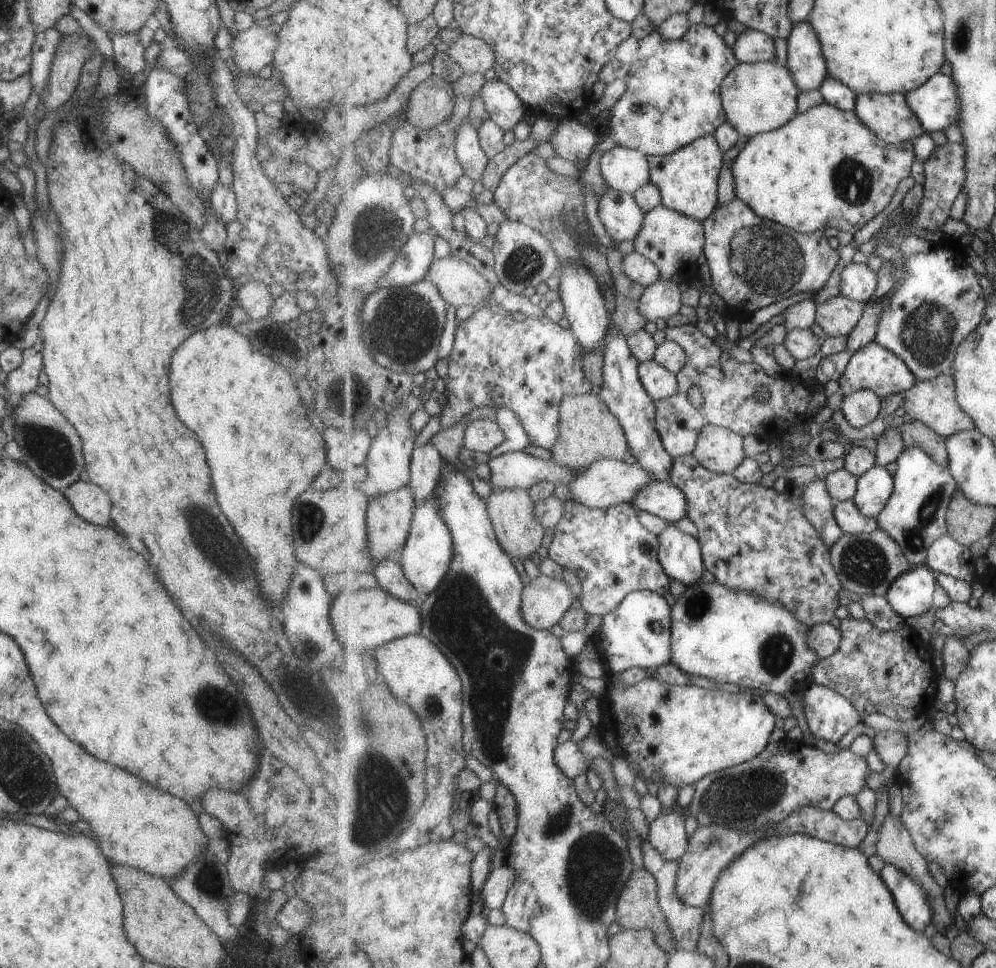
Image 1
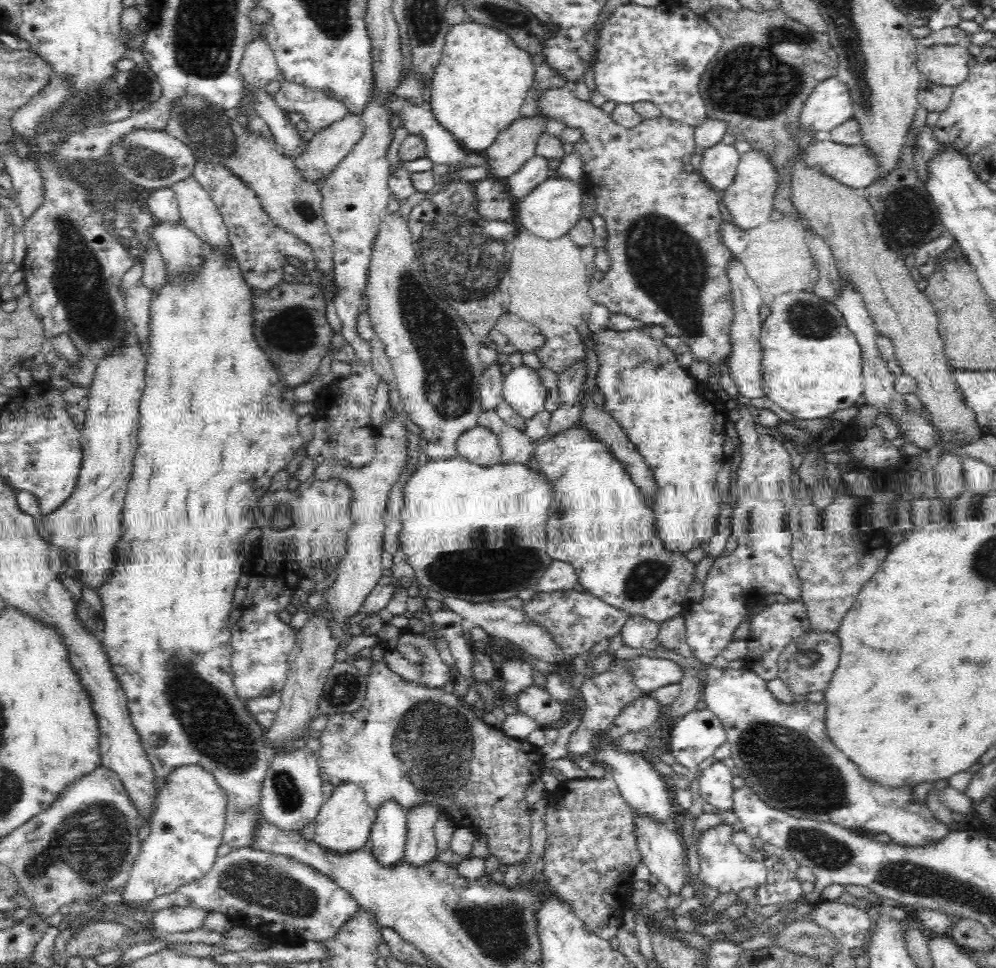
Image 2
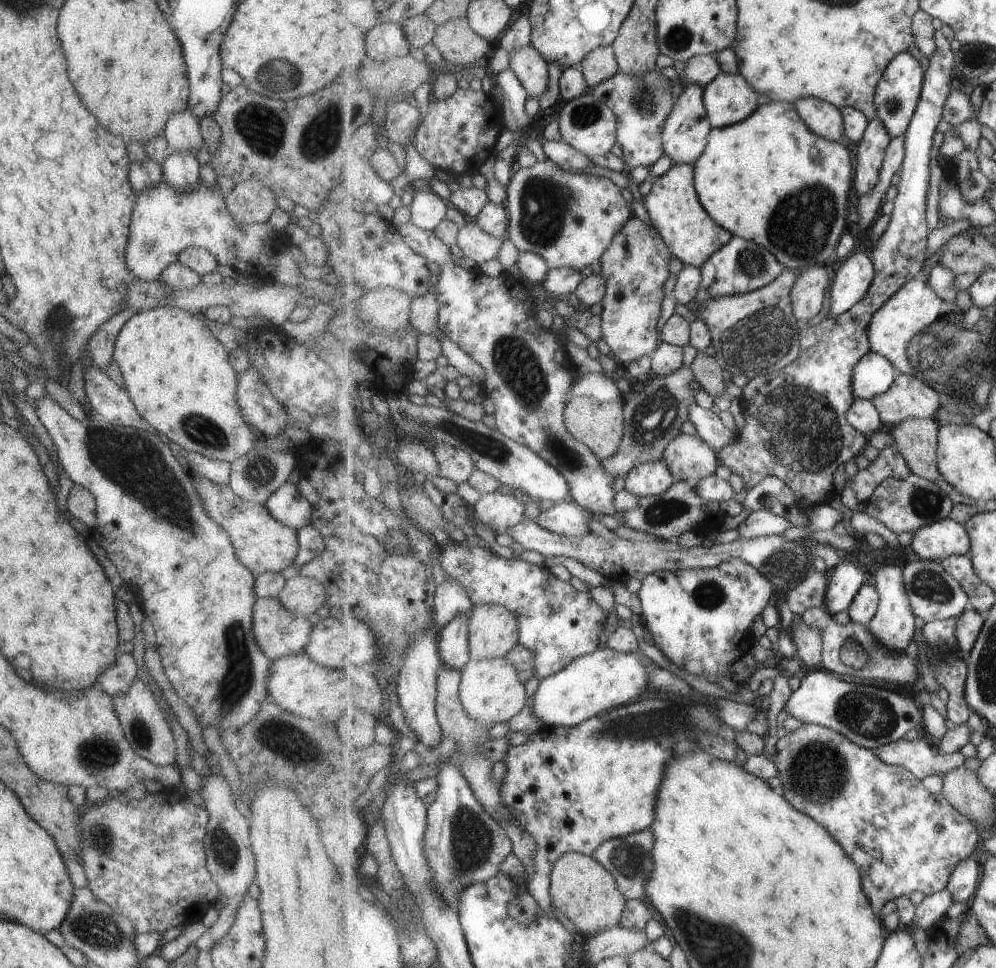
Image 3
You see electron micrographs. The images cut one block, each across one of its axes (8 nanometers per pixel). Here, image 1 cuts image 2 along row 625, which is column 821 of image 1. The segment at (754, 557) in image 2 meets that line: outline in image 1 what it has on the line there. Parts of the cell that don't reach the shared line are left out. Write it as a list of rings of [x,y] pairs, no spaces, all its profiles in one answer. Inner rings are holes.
[[[814,683],[804,693],[804,712],[810,731],[817,739],[837,744],[853,726],[862,721],[849,698]]]

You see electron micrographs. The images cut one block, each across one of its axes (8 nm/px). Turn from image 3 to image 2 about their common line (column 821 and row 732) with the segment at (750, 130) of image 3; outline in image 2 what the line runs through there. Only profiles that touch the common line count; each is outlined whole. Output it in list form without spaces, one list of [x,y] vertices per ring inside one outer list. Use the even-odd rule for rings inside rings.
[[[210,250],[205,256],[206,268],[202,276],[194,280],[189,287],[166,282],[160,294],[151,299],[150,303],[150,336],[149,355],[145,372],[145,388],[139,400],[139,429],[137,434],[137,450],[133,458],[133,469],[125,494],[125,503],[121,514],[124,532],[117,544],[117,563],[113,577],[105,582],[99,594],[103,611],[100,617],[104,630],[99,633],[104,648],[108,654],[114,675],[123,689],[129,715],[134,730],[146,754],[147,760],[154,769],[154,800],[159,792],[167,785],[167,776],[178,767],[200,766],[210,773],[220,791],[224,793],[224,828],[222,828],[222,843],[228,844],[232,850],[253,846],[260,828],[261,792],[266,771],[274,760],[275,750],[265,746],[265,729],[258,724],[255,715],[249,712],[245,700],[237,696],[234,687],[234,676],[231,669],[231,658],[234,652],[231,644],[230,613],[232,599],[237,589],[238,578],[242,572],[244,559],[244,536],[248,530],[255,527],[258,500],[266,494],[271,485],[273,474],[285,468],[292,460],[294,452],[304,446],[298,423],[300,417],[293,410],[295,402],[293,390],[284,388],[273,365],[267,359],[265,352],[259,347],[253,335],[252,318],[250,318],[250,287],[245,284],[237,260],[225,264]]]

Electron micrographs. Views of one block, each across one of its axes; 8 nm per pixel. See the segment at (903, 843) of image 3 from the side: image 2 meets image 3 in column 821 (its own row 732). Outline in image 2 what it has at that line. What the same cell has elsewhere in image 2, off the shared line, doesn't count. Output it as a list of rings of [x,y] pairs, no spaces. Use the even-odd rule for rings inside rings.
[[[712,665],[706,666],[705,682],[700,685],[700,700],[706,702],[710,711],[720,719],[726,731],[727,742],[731,747],[731,758],[740,769],[739,776],[745,781],[760,800],[773,809],[782,811],[797,819],[810,819],[823,823],[834,823],[842,828],[868,828],[874,832],[886,832],[891,840],[903,847],[926,847],[940,843],[949,835],[946,824],[934,817],[926,803],[912,799],[910,788],[886,789],[878,788],[878,784],[870,784],[862,780],[858,768],[846,760],[826,740],[824,734],[823,709],[826,703],[812,701],[794,701],[790,704],[778,702],[768,691],[767,683],[760,680],[749,667],[732,670],[721,669]]]

